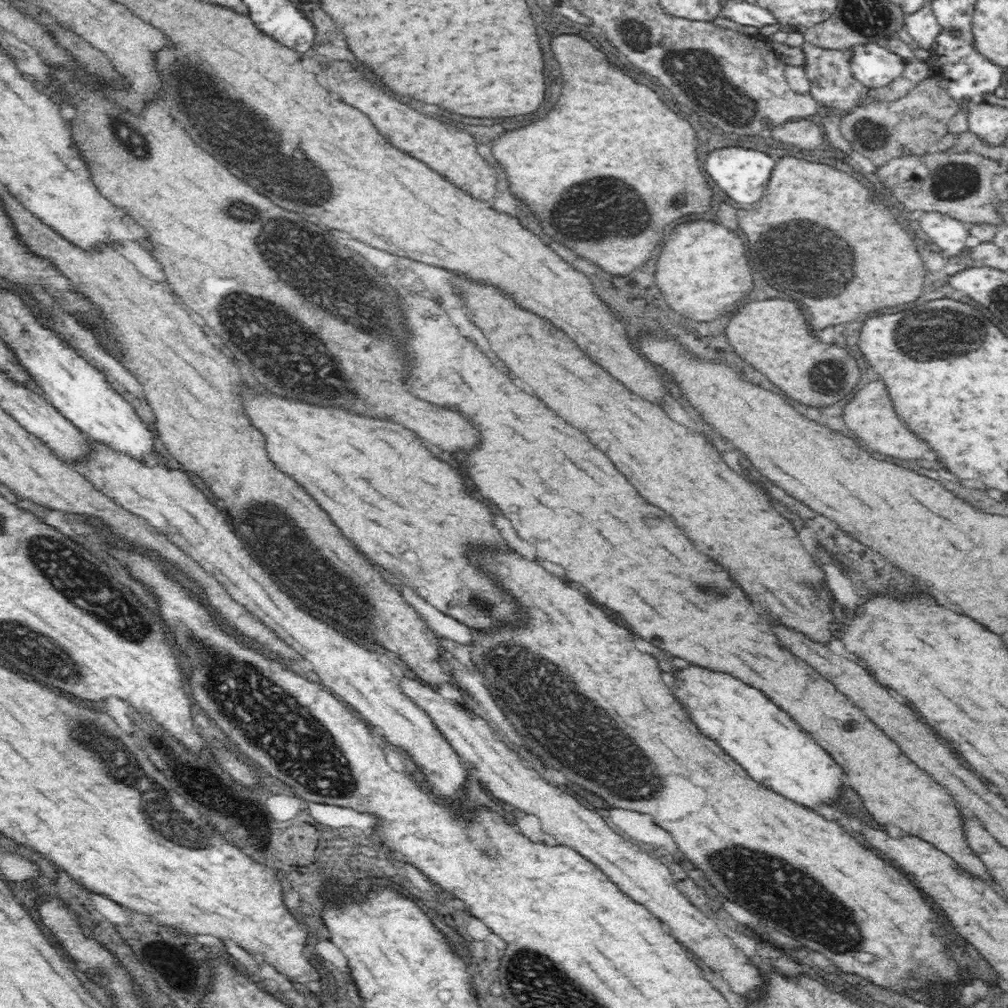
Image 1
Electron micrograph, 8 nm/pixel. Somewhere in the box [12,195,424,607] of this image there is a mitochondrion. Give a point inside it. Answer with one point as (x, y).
(302, 257)

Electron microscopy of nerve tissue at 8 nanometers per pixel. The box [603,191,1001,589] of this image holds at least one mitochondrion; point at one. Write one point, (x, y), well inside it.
(823, 264)

